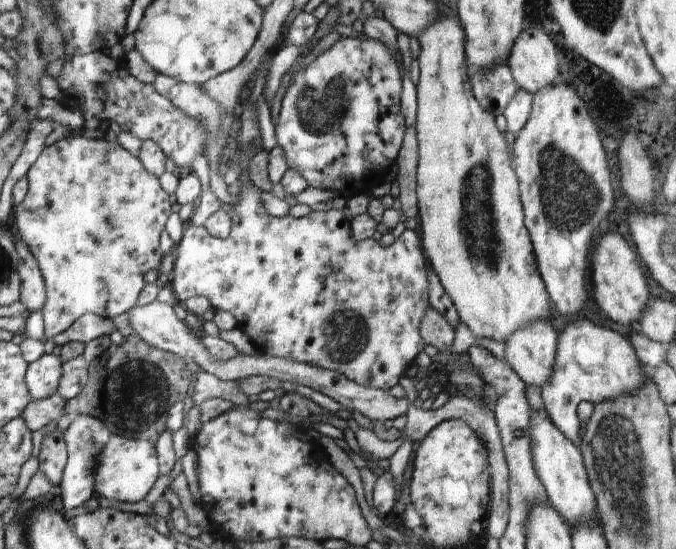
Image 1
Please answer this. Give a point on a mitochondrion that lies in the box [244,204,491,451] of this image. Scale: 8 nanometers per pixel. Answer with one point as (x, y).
(345, 333)

